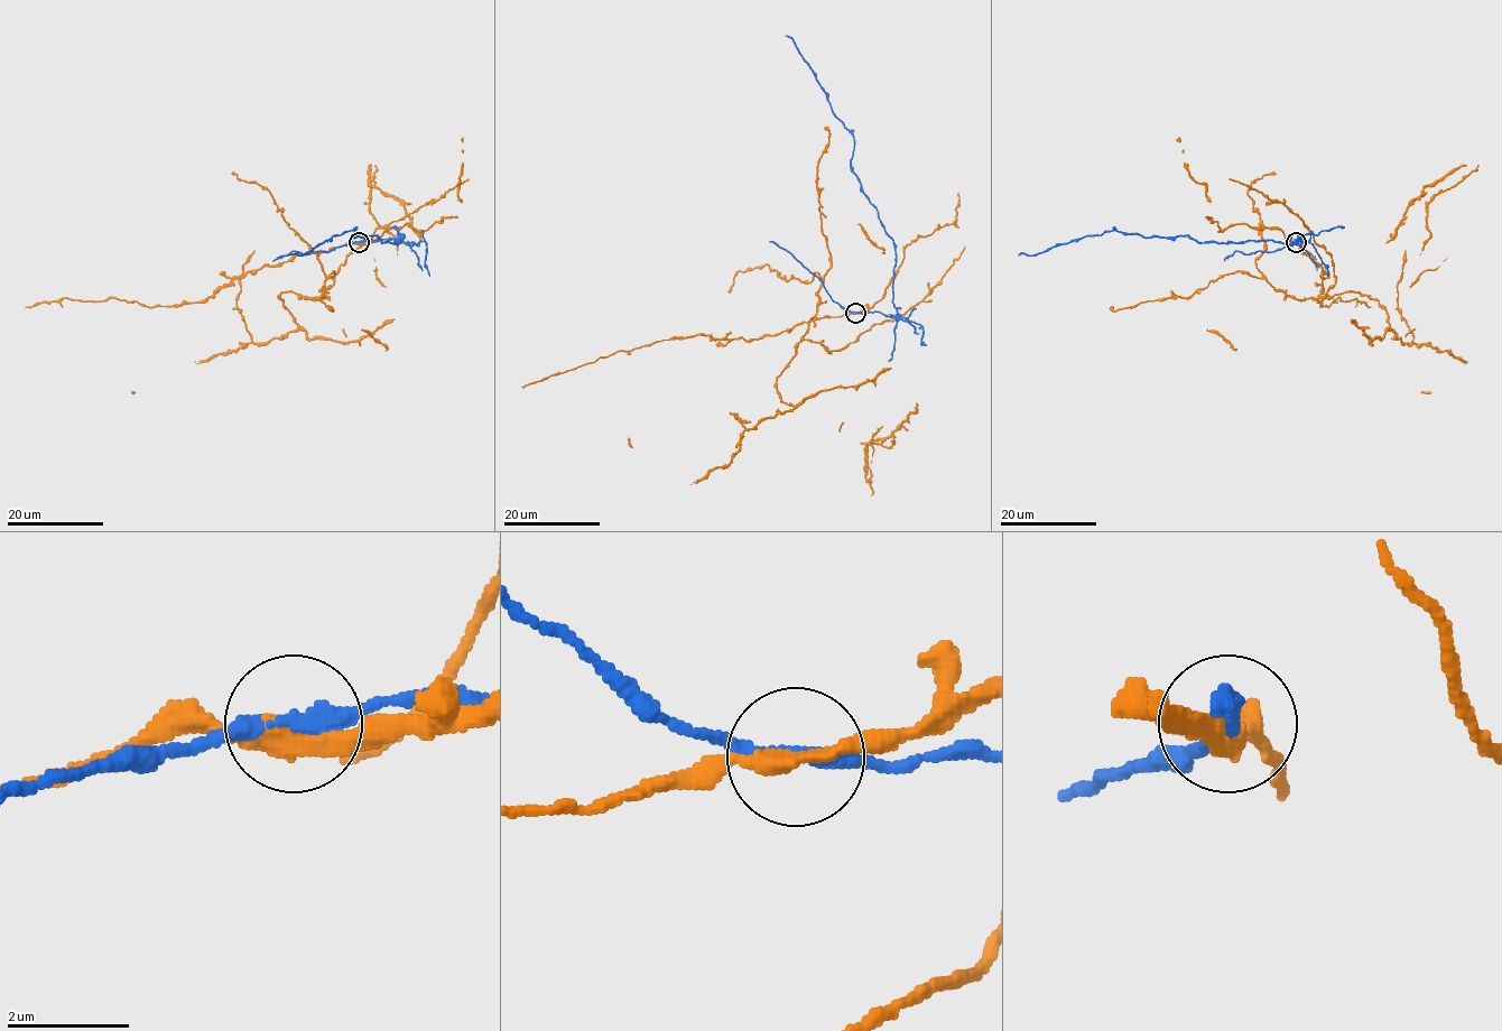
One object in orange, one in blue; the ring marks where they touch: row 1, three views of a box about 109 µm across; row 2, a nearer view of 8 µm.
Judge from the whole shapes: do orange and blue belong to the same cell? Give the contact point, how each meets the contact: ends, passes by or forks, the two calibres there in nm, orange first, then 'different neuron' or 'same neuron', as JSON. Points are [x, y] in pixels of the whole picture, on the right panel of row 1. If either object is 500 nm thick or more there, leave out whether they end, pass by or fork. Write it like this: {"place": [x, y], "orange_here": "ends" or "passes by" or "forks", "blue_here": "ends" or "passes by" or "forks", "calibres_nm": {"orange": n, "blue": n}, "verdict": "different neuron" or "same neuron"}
{"place": [1296, 242], "orange_here": "passes by", "blue_here": "passes by", "calibres_nm": {"orange": 280, "blue": 280}, "verdict": "different neuron"}

